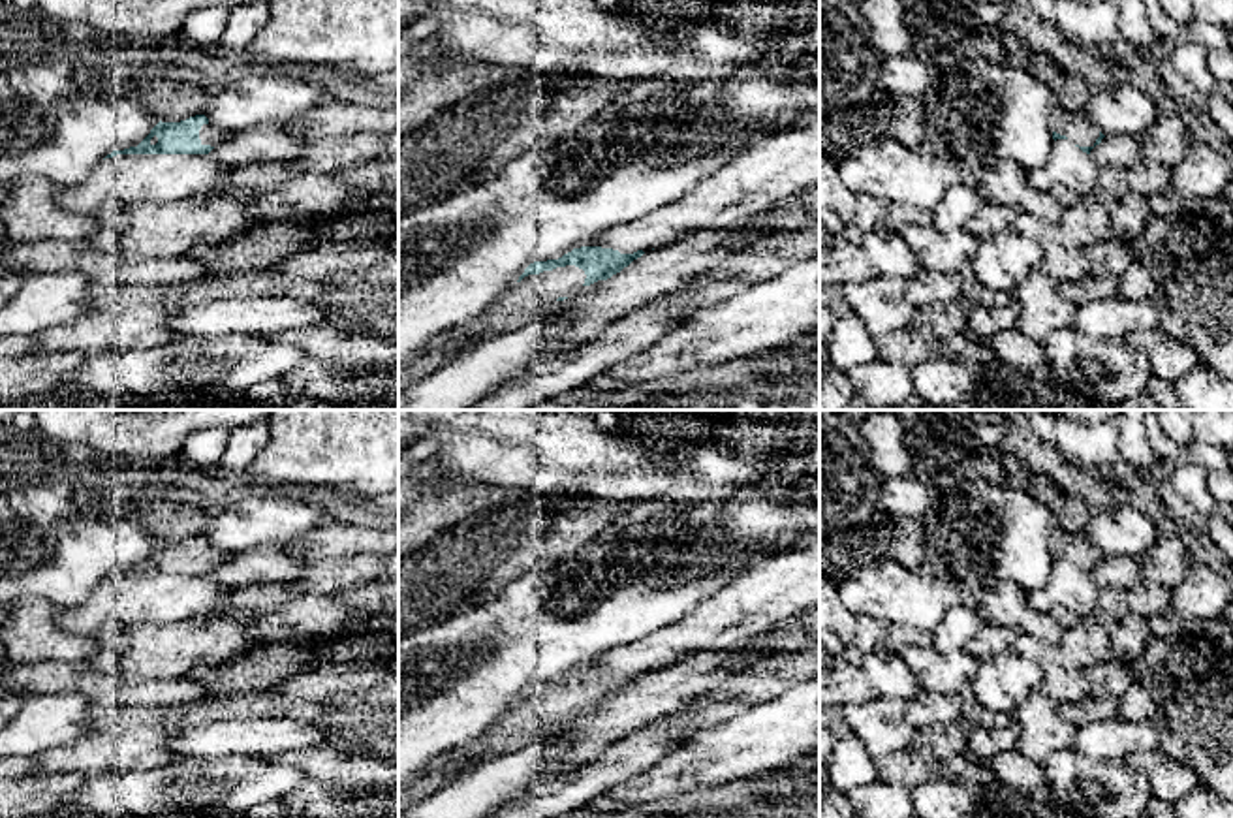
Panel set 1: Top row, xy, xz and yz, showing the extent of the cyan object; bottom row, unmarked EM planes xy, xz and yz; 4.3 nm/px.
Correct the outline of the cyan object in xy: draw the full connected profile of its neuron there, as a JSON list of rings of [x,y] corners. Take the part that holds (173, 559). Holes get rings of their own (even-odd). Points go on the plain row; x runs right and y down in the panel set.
[[[195,536],[180,543],[158,543],[150,555],[137,566],[124,572],[113,572],[105,579],[117,575],[209,575],[214,568],[224,564],[231,555],[216,549],[205,536]]]

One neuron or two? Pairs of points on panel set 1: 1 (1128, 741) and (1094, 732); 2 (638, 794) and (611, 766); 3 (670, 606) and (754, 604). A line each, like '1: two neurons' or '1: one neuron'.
1: one neuron
2: two neurons
3: two neurons

